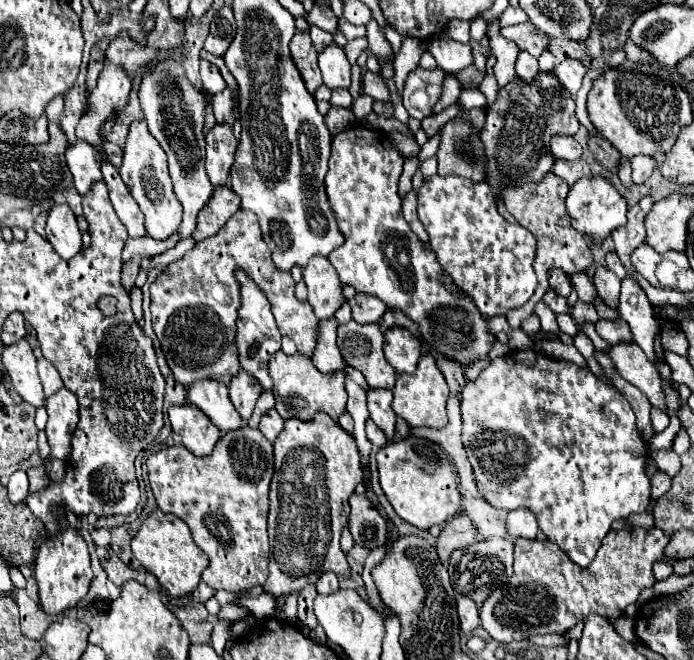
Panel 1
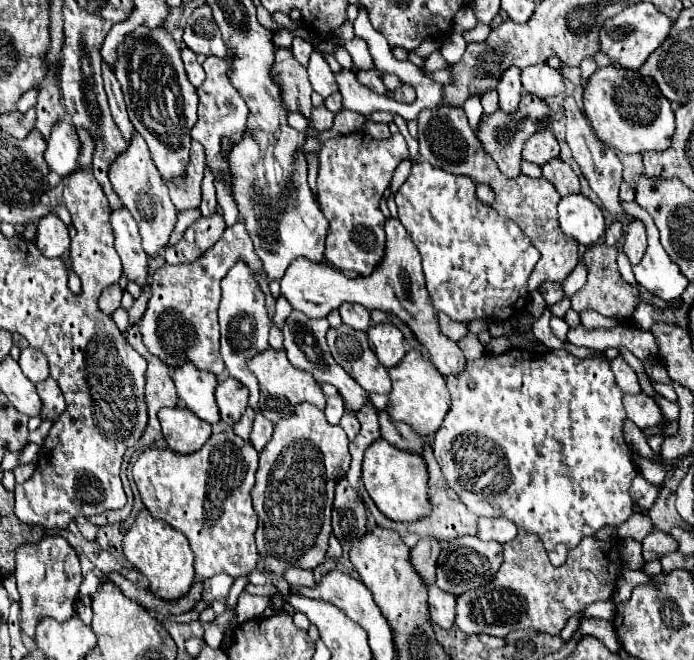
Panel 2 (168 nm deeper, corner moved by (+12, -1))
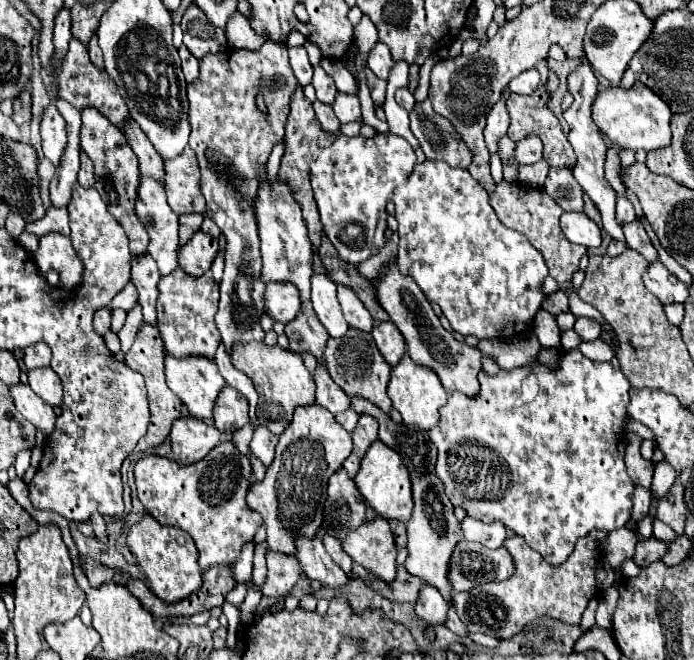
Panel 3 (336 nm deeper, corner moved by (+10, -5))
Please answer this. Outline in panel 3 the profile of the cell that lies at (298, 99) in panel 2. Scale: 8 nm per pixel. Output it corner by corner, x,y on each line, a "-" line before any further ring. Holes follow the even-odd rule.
298,86
296,92
292,94
290,116
286,122
286,136
284,136
284,156
280,160
278,178
282,178
282,182
290,184
290,192
294,194
294,200
302,206
302,216
306,218
306,228
310,230
310,242
314,242
314,274
326,274
326,268
318,256
318,250
322,244
322,224
320,224
320,216
318,216
316,202
314,202
312,188
310,188
310,162
320,154
322,148
330,146
334,142
334,138
336,138
336,134
322,130
320,122
314,116
312,102
306,100
306,96
302,94
302,86

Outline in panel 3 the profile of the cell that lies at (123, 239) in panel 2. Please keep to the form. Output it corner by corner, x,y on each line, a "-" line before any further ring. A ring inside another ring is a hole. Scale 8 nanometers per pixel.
138,256
132,260
132,284
138,290
138,302
142,306
142,322
156,326
156,298
158,298
158,280
160,272
156,262
146,256

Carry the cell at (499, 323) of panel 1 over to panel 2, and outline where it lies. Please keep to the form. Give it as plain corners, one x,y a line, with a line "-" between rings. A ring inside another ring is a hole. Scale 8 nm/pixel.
438,313
438,324
440,324
440,332
446,336
446,338
452,338
454,342
462,340
470,330
468,330
468,324
462,324
462,322
454,322
450,320
444,313

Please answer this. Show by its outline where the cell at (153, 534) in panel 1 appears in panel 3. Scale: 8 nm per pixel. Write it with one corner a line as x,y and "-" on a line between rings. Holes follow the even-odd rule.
144,514
138,524
128,532
130,552
136,556
138,566
144,570
150,590
164,602
180,602
202,586
202,572
198,566
198,550
190,534
180,528
158,524
150,514

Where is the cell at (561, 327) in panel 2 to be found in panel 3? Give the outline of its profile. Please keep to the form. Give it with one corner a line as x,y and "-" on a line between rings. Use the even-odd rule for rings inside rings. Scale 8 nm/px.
566,330
562,334
562,346
564,346
564,350
576,350
580,346
580,342
582,342
582,338
574,330

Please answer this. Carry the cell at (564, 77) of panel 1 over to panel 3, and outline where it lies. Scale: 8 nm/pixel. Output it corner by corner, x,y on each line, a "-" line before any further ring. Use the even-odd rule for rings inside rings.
526,70
508,82
508,90
514,94
532,94
540,86
538,70

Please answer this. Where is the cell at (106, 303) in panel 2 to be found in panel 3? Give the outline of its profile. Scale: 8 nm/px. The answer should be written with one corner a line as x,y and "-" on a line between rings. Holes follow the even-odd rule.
102,308
102,310
98,310
96,314
94,314
94,330
98,332
98,334
106,334
108,330
110,330
110,310
108,308

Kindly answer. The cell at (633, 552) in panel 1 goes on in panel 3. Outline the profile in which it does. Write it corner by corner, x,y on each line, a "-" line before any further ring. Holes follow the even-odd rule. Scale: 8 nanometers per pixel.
510,536
502,546
514,556
514,574
508,580
482,584
474,590
454,594
452,604
456,606
456,612
466,624
468,632
480,632
504,640
518,634
524,624
536,620
538,616
550,616
566,624
578,624
588,600
596,594
594,570
600,560
600,546
590,536
578,538
574,552
566,562
562,562
562,566
550,566
536,550
526,544
522,536

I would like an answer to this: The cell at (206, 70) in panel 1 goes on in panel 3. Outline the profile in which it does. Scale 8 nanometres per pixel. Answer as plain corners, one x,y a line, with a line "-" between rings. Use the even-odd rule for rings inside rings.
182,44
180,46
180,60
182,60
182,72
186,76
186,82
194,82
198,78
198,60
188,52
188,48

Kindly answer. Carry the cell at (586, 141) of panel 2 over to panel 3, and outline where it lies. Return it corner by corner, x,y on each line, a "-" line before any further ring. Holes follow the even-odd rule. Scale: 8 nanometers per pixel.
640,222
624,224
622,230
626,236
626,246
630,250
636,250
638,254
642,254
648,260
648,264
654,264
654,260
658,260
658,252
656,252
652,240
648,238
648,234

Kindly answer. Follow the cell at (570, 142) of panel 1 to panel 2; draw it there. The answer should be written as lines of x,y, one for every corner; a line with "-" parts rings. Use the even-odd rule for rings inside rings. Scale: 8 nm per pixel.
546,122
544,130
538,130
532,138
528,138
522,158
528,162
534,162
538,166
542,166
544,162
550,162
552,158
560,156
560,144
554,136
554,128
552,122

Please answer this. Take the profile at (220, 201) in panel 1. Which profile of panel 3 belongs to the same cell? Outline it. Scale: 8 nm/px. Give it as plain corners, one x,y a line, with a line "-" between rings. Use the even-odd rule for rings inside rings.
198,230
190,238
190,242
180,248
178,264
186,274
198,278
198,276
206,274
206,270
210,270
210,266
216,258
216,252
218,252
218,240

